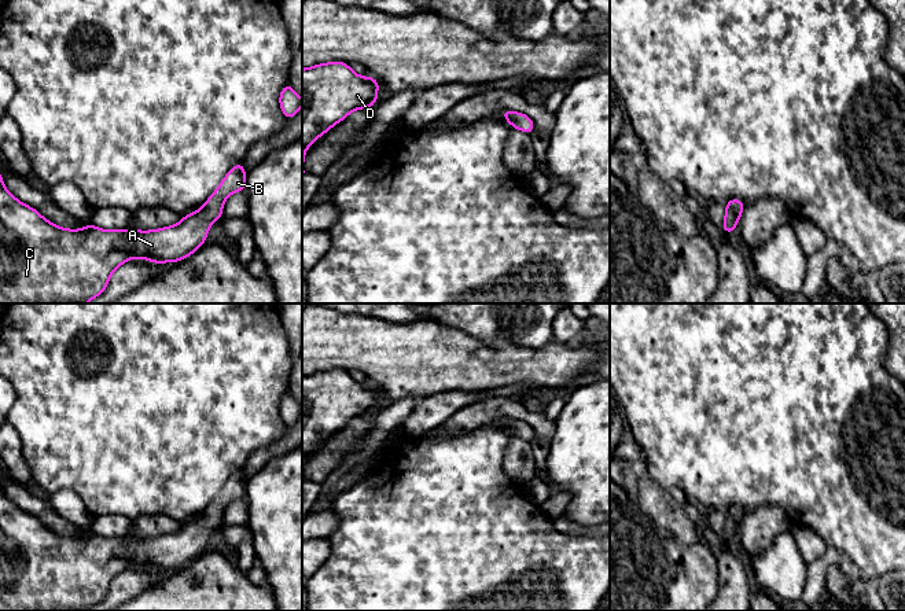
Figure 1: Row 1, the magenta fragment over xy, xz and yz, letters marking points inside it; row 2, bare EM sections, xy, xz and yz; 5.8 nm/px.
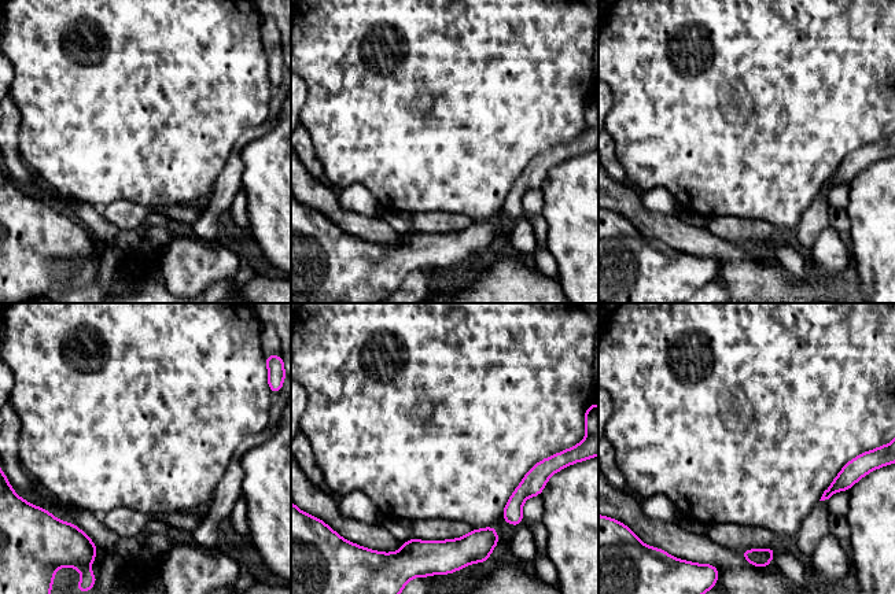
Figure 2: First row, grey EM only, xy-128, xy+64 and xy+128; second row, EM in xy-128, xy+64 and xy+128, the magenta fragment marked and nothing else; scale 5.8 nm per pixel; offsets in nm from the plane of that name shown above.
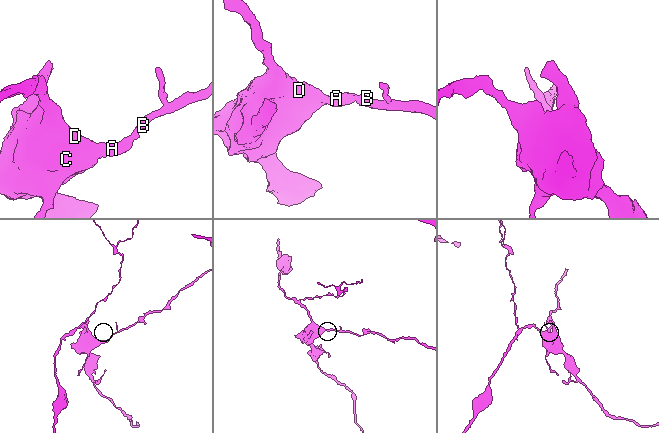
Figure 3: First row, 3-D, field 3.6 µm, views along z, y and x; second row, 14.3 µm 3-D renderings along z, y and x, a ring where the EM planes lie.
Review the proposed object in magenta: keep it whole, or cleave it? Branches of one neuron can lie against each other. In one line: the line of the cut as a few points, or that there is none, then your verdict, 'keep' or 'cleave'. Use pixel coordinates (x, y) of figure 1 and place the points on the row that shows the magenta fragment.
no cut; keep

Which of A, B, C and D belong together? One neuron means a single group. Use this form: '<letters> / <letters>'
A B C D

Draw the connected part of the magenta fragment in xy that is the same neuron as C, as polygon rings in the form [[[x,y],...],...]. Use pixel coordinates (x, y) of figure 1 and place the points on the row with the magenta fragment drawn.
[[[240,161],[202,209],[183,216],[173,227],[154,231],[106,231],[91,222],[84,229],[63,229],[10,194],[0,174],[0,303],[87,303],[107,288],[110,275],[130,258],[155,264],[185,260],[203,246],[211,222],[221,220],[227,198],[246,189],[246,174]]]

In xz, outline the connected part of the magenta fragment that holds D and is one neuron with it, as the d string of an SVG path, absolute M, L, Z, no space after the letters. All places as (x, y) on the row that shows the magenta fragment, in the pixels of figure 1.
M341 60L302 69L302 174L310 144L352 111L371 108L378 91L378 80L357 76Z

